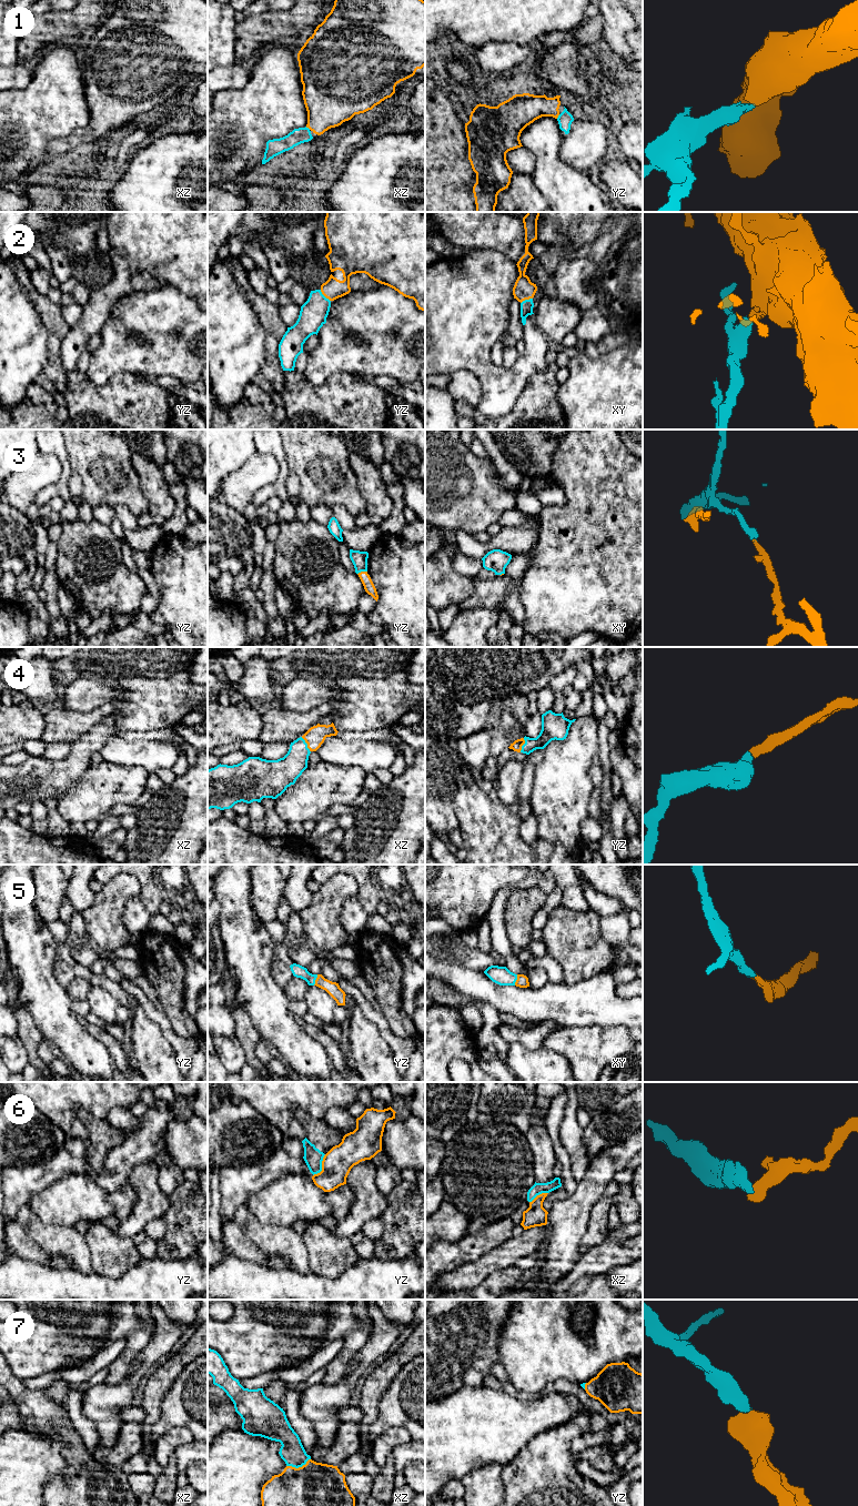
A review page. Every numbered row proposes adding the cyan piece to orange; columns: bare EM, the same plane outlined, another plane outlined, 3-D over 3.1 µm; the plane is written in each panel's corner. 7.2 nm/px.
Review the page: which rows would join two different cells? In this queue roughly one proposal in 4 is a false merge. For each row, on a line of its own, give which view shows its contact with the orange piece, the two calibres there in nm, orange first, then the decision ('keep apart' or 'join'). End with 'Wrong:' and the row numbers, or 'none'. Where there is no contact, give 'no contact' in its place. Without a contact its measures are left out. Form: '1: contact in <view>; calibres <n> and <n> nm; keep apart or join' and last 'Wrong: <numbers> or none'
1: contact in xz; calibres 360 and 110 nm; join
2: contact in yz; calibres 150 and 200 nm; join
3: contact in yz; calibres 80 and 110 nm; keep apart
4: contact in xz; calibres 150 and 200 nm; join
5: contact in yz; calibres 100 and 90 nm; join
6: contact in yz; calibres 220 and 140 nm; keep apart
7: contact in xz; calibres 320 and 180 nm; join
Wrong: 3, 6

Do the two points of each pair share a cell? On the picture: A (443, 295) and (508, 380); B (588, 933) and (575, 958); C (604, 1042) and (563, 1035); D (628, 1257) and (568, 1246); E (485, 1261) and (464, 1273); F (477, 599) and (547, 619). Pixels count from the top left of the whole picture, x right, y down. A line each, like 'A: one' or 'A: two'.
A: one
B: one
C: one
D: two
E: one
F: one

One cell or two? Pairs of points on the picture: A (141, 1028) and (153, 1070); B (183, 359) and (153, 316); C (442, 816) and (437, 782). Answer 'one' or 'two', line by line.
A: one
B: one
C: one

